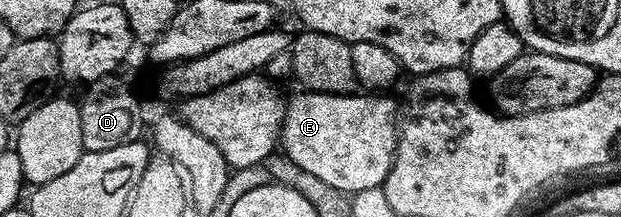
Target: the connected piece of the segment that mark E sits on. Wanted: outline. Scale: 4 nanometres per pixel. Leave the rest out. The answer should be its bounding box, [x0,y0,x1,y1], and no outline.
[281,90,400,193]

